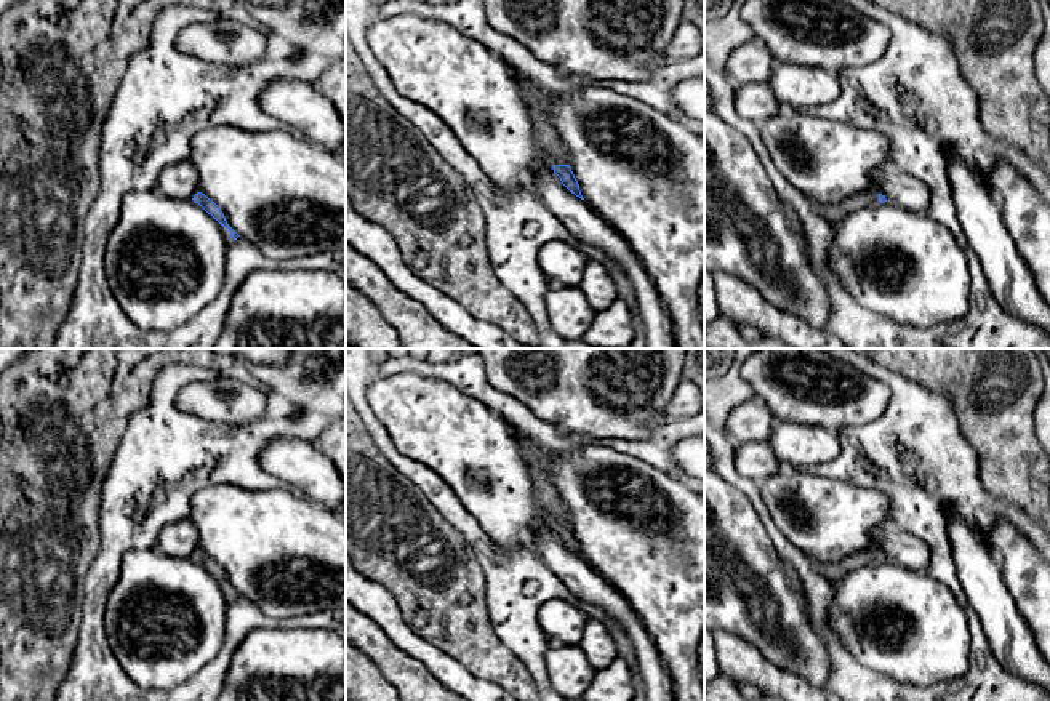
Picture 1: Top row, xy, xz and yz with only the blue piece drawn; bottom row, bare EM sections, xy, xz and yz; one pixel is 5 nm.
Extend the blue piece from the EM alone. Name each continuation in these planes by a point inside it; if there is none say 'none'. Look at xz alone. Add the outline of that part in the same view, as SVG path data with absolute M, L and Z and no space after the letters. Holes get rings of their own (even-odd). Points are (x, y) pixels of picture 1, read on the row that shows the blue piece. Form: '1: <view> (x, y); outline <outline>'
1: xz (537, 101); outline M512 69L512 72L528 107L538 142L547 154L549 165L555 166L562 162L565 149L547 112L551 96L546 94L539 86L533 86L522 72L515 69Z

